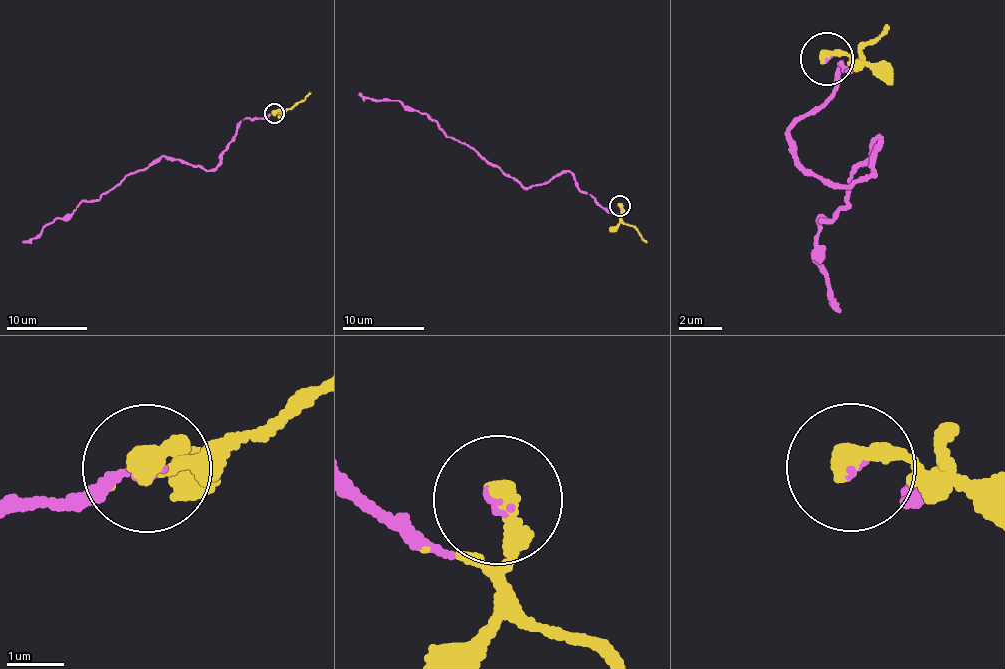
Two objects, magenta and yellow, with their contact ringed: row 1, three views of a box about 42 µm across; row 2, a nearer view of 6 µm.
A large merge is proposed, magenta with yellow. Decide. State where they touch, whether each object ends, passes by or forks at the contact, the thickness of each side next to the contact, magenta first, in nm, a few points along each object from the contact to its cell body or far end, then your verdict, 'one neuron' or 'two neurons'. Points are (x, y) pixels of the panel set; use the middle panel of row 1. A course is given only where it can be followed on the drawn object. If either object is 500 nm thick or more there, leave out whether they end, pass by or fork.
place (619, 206); magenta ends; yellow ends; calibres 90 and 440 nm; course magenta (620, 206), (612, 214), (581, 192), (569, 172), (521, 188), (479, 152), (444, 134), (426, 113), (359, 92); course yellow (620, 206), (624, 222), (647, 241); one neuron

